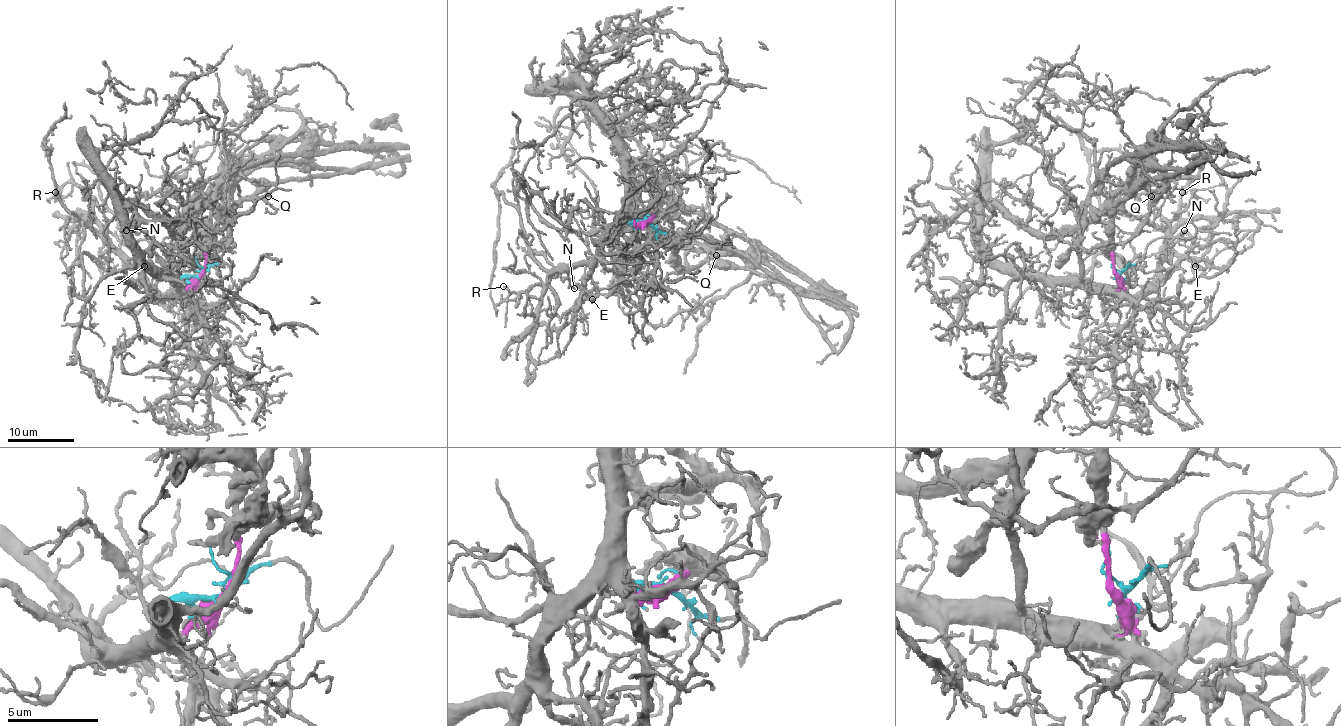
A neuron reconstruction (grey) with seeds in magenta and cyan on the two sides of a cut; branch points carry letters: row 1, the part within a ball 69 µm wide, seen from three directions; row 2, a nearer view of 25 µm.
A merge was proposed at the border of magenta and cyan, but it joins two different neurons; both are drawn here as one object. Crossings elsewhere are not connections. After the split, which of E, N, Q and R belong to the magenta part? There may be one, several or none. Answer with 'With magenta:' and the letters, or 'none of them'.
With magenta: Q

